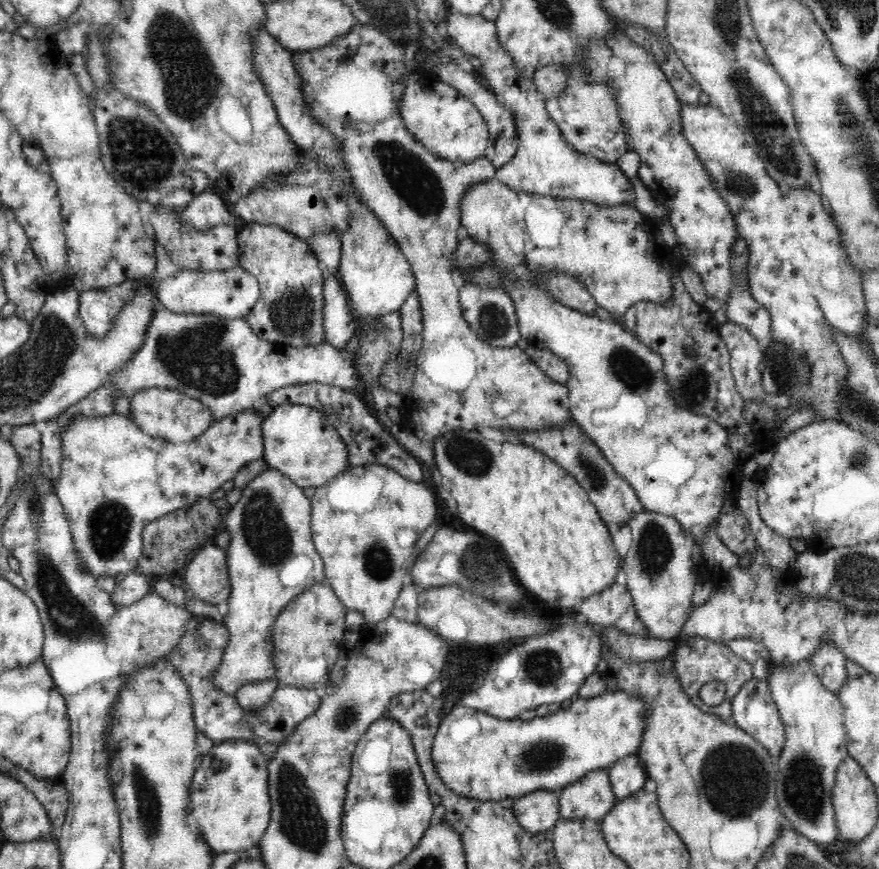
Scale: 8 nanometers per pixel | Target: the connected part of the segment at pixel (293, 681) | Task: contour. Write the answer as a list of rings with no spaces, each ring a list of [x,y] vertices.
[[[328,581],[307,586],[298,597],[294,597],[279,612],[271,630],[273,644],[273,666],[280,684],[292,685],[295,688],[316,689],[314,682],[298,678],[296,670],[302,658],[324,656],[328,673],[338,658],[338,651],[343,648],[344,635],[348,631],[344,625],[347,608],[340,601]]]

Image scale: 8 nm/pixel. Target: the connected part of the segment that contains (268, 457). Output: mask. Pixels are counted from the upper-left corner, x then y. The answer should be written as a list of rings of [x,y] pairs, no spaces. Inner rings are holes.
[[[279,404],[274,412],[264,419],[262,436],[263,459],[269,467],[279,470],[302,489],[318,488],[352,467],[348,463],[347,445],[328,418],[314,407]]]

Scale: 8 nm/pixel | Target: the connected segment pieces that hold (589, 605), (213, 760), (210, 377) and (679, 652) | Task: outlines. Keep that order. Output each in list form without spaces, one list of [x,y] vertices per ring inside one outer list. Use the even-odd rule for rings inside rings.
[[[623,568],[618,569],[616,578],[609,587],[580,603],[575,610],[593,626],[616,627],[624,633],[650,637],[638,618]]]
[[[248,739],[222,741],[203,756],[190,784],[186,818],[214,853],[247,852],[258,846],[271,817],[267,764],[260,747]]]
[[[166,309],[157,310],[152,316],[148,328],[146,328],[142,348],[138,348],[138,352],[134,352],[134,356],[130,356],[130,360],[122,364],[121,368],[114,370],[114,374],[110,374],[108,382],[102,388],[90,392],[88,398],[70,406],[62,415],[45,424],[41,432],[41,471],[43,476],[51,482],[53,490],[56,490],[58,482],[60,482],[60,474],[62,474],[61,435],[68,430],[76,416],[98,417],[116,413],[115,400],[118,397],[126,395],[126,397],[132,398],[134,394],[152,387],[170,389],[194,397],[205,404],[210,409],[212,418],[216,421],[250,410],[264,398],[267,398],[269,394],[272,394],[274,390],[284,388],[284,386],[318,382],[348,391],[355,388],[360,382],[361,376],[357,373],[354,360],[360,348],[359,340],[357,335],[350,338],[345,350],[338,350],[327,342],[315,346],[306,346],[306,348],[294,348],[288,345],[270,344],[270,342],[258,337],[250,323],[244,318],[224,319],[208,313],[196,315],[170,312]]]
[[[689,636],[684,643],[683,649],[679,648],[674,652],[676,658],[672,659],[674,674],[679,679],[682,689],[690,697],[698,708],[704,712],[716,715],[723,721],[730,721],[734,724],[731,700],[740,692],[744,684],[753,678],[752,665],[742,657],[734,655],[726,645],[720,645],[713,640],[702,636]],[[712,680],[723,682],[726,686],[726,696],[721,704],[717,706],[708,706],[699,699],[699,692],[702,686]]]

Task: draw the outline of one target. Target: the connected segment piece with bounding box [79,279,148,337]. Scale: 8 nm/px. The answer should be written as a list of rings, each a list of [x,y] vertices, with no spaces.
[[[140,279],[140,282],[125,280],[122,284],[113,287],[97,288],[88,291],[79,291],[79,317],[82,318],[86,331],[92,337],[103,337],[113,327],[113,320],[117,317],[120,307],[123,307],[135,293],[135,290],[144,283],[146,279]]]

